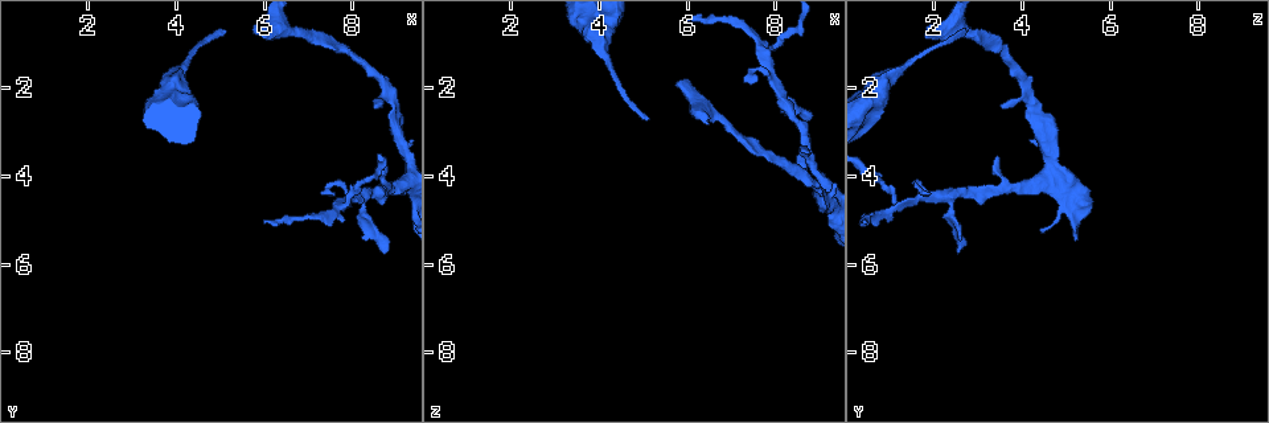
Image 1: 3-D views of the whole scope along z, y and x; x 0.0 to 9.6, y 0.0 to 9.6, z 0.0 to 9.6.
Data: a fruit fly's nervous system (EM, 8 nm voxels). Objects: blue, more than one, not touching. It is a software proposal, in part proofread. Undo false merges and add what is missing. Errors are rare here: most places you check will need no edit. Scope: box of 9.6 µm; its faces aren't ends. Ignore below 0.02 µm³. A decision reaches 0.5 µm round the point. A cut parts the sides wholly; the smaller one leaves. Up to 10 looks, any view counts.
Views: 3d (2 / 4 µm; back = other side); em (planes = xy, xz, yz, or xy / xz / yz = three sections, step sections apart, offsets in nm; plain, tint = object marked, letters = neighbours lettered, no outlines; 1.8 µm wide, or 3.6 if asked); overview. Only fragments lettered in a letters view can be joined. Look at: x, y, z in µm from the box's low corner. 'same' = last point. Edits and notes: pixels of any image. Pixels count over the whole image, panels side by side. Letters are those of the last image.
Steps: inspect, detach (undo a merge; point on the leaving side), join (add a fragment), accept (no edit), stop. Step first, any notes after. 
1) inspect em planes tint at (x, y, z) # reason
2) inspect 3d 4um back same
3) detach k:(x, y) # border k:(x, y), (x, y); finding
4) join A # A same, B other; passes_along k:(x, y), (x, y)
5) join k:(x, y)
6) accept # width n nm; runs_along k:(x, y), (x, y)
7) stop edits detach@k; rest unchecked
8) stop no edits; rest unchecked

inspect 3d 4um back at (4.05, 1.70, 1.05) # calibre changes

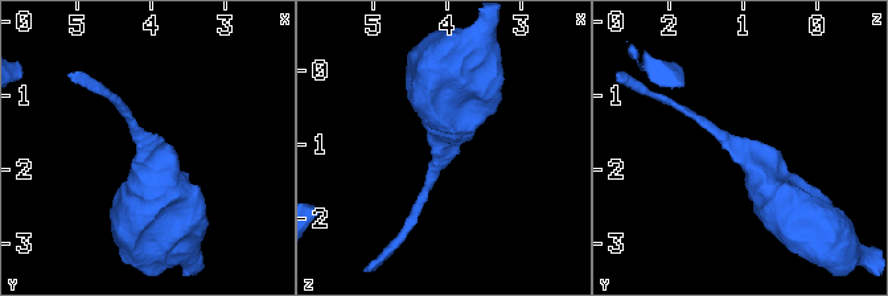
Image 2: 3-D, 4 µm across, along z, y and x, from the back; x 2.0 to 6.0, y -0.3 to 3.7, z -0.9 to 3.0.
inspect em planes letters at (4.05, 1.70, 1.05) # need the tissue

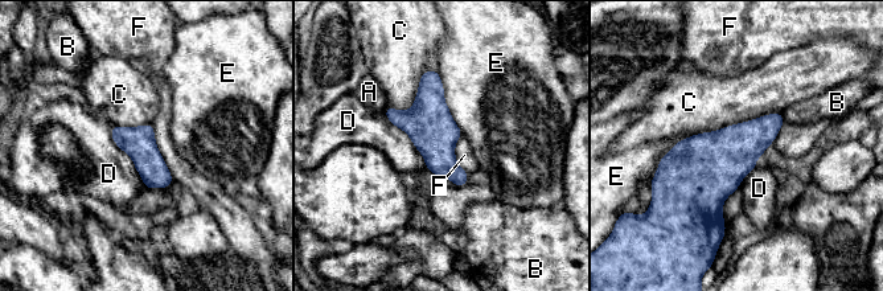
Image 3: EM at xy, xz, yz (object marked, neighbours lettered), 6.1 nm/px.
accept # width 190 nm; A other, B other, C other, D other, E other, F other; border 3:(151, 123), (155, 144), (173, 179); one neuron here

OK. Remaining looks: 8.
inspect em planes letters at (8.65, 5.70, 2.55) # branch stops here

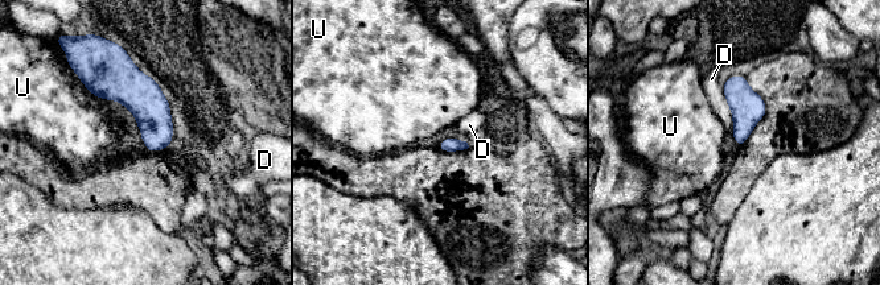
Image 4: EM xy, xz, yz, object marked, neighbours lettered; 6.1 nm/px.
accept # longest_contact D 280 nm; D other, U other; none of them fits

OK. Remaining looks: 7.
inspect em planes letters at (8.75, 3.65, 3.50) # free end

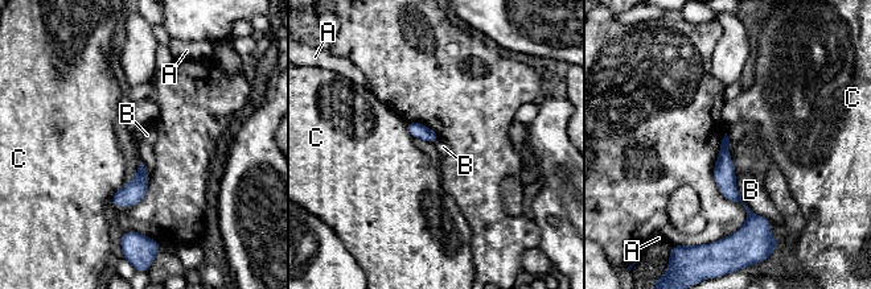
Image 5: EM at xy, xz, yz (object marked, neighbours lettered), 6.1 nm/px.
accept # A other, B other, C other; runs_along 5:(726, 141), (727, 188), (756, 219); no lettered fragment goes on from it

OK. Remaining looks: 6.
inspect em planes letters at (6.05, 0.85, 1.80) # an open end

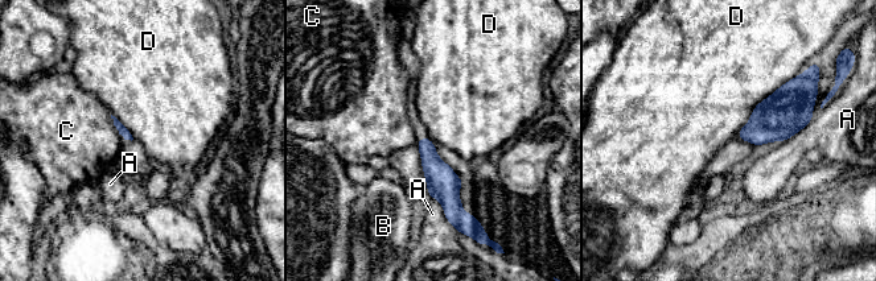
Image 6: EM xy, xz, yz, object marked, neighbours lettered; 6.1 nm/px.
accept # A other, B other, C other, D other; border 6:(797, 75), (763, 99), (735, 137); no lettered fragment goes on from it

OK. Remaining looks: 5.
stop no edits; rest unchecked

